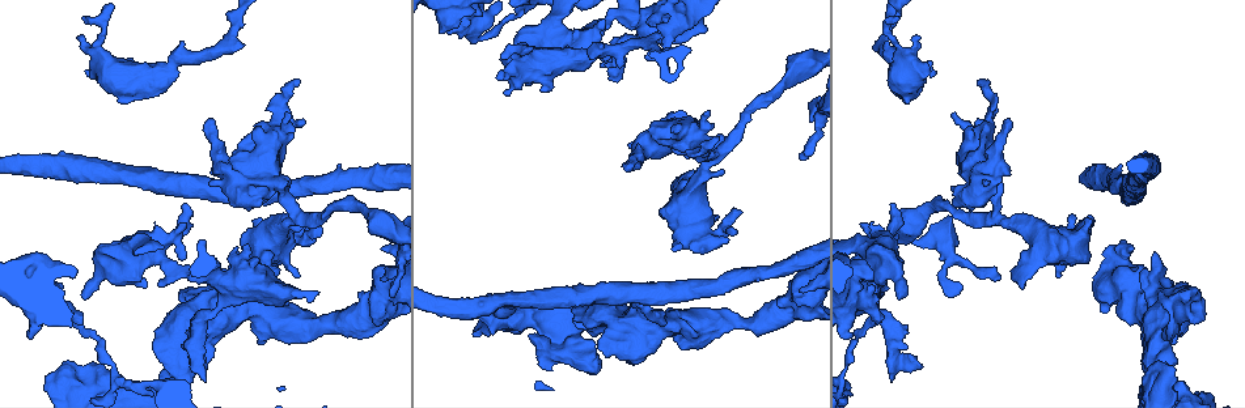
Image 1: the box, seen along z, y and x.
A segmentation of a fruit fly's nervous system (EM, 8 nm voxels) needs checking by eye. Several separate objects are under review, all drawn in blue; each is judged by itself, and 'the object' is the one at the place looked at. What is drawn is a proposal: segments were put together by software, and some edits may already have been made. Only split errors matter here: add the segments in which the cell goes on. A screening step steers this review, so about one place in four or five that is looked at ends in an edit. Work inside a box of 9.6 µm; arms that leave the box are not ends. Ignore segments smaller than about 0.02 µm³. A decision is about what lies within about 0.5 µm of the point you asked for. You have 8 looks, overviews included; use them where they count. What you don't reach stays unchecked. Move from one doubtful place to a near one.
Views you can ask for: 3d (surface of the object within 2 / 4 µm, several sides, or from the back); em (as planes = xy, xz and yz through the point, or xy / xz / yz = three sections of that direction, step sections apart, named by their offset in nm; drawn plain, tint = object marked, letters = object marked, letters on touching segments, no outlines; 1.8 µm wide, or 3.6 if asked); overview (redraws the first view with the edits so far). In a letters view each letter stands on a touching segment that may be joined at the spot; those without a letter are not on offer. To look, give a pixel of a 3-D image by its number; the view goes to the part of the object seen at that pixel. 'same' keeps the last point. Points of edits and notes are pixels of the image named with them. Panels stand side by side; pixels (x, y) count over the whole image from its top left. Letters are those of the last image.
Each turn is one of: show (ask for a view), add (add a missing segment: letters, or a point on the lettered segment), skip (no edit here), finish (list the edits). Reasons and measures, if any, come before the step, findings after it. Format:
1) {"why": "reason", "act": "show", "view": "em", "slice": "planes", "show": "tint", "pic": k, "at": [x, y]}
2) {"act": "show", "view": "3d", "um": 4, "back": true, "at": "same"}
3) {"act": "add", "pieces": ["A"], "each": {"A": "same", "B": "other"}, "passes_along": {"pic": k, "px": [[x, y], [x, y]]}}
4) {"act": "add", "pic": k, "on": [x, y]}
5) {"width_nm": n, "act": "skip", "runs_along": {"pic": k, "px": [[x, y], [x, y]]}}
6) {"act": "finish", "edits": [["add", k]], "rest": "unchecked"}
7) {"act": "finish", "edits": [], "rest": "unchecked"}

{"why": "stops while still wide", "act": "show", "view": "em", "slice": "planes", "show": "letters", "pic": 1, "at": [603, 21]}

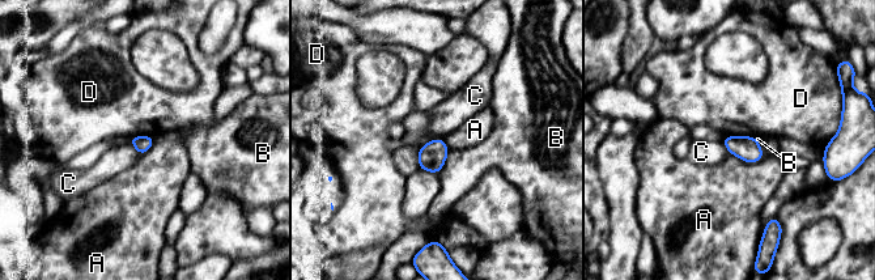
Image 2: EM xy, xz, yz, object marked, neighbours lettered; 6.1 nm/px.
{"act": "skip", "each": {"A": "other", "B": "other", "C": "other", "D": "other"}, "border": {"pic": 2, "px": [[442, 138], [434, 138], [419, 148]]}, "found": "none of them fits"}

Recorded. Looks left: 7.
{"why": "thick end", "act": "show", "view": "3d", "um": 4, "back": true, "pic": 1, "at": [260, 201]}

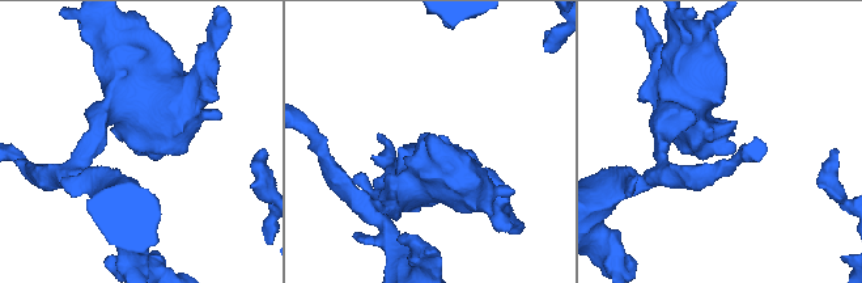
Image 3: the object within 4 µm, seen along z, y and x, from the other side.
{"act": "show", "view": "em", "um": 3.6, "slice": "xy", "step": 16, "show": "tint", "pic": 3, "at": [430, 136]}

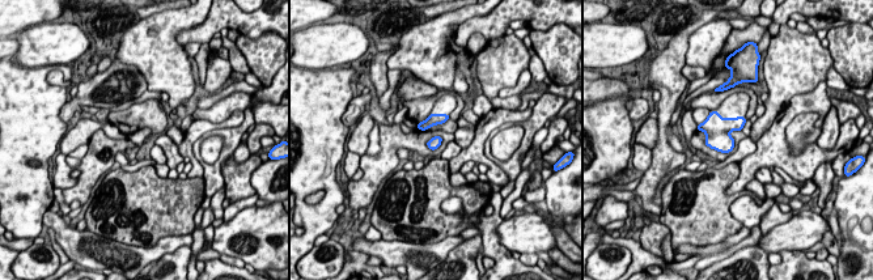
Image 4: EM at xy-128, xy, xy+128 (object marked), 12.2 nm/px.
{"why": "cut it another way", "act": "show", "view": "em", "um": 3.6, "slice": "xz", "step": 8, "show": "letters", "at": "same"}

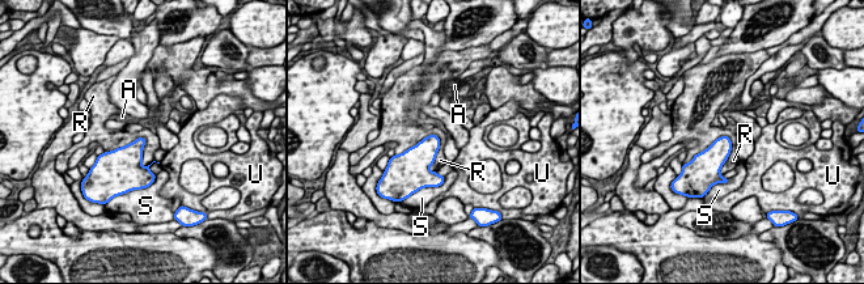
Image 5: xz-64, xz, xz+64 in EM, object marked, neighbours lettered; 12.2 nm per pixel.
{"longest_contact_nm": ["R", 600], "act": "skip", "each": {"A": "other", "R": "other", "S": "other", "U": "other"}, "found": "none of them fits"}

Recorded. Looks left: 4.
{"act": "show", "view": "3d", "um": 4, "pic": 1, "at": [386, 276]}

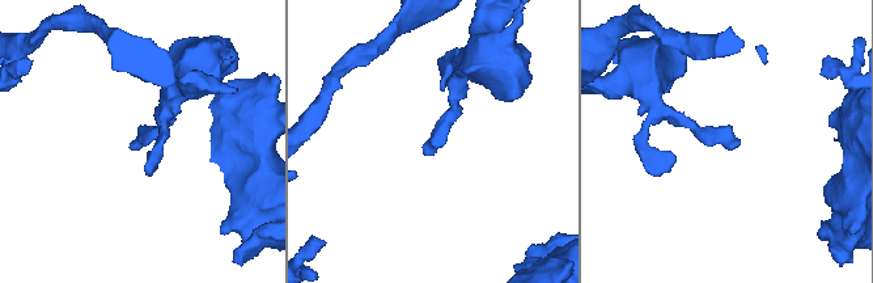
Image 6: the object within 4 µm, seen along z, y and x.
{"act": "show", "view": "em", "slice": "planes", "show": "plain", "pic": 6, "at": [736, 138]}

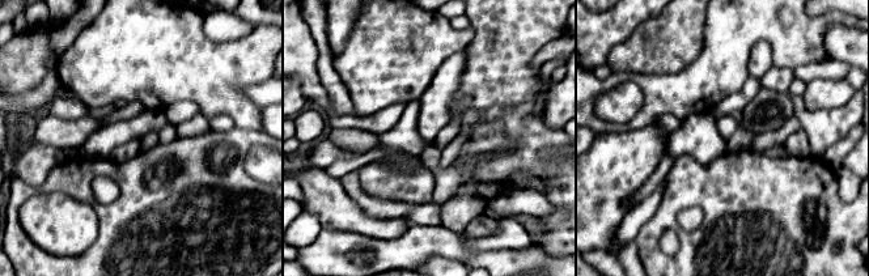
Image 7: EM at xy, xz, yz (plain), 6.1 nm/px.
{"why": "what lies round it", "act": "show", "view": "em", "slice": "planes", "show": "letters", "at": "same"}

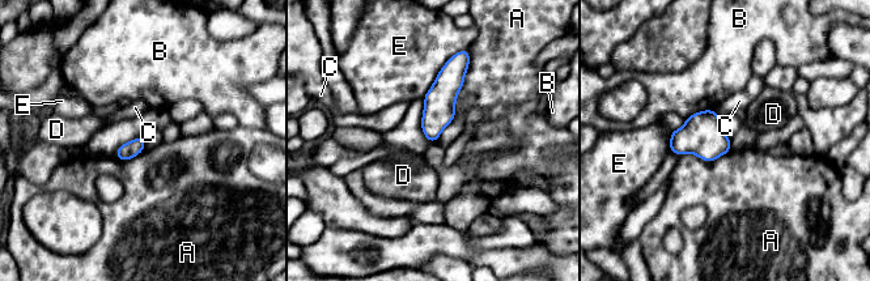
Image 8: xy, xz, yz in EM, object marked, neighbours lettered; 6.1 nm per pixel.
{"act": "skip", "each": {"A": "other", "B": "other", "C": "other", "D": "other", "E": "other"}, "border": {"pic": 8, "px": [[470, 55], [454, 114]]}, "found": "no lettered segment goes on from it"}

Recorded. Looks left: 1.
{"act": "finish", "edits": [], "rest": "unchecked"}

